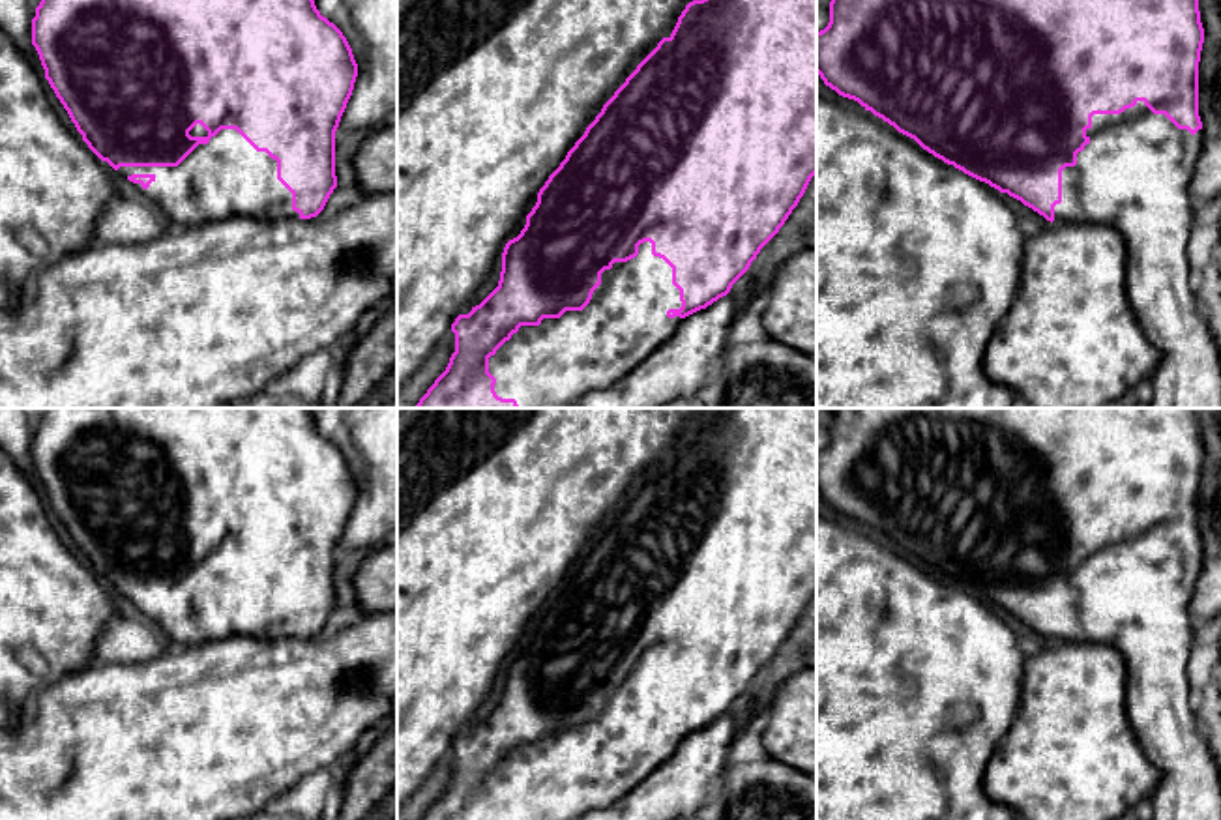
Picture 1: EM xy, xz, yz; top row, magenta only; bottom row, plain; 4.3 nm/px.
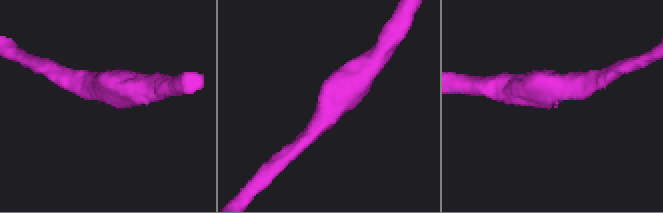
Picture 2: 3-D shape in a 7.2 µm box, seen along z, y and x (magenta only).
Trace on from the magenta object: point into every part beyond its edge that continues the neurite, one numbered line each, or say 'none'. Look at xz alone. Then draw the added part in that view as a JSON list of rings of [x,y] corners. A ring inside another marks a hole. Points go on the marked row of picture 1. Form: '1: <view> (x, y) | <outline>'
1: xz (549, 366) | [[[644,242],[635,258],[614,262],[601,273],[601,285],[582,311],[543,318],[539,326],[521,326],[489,358],[494,391],[502,399],[515,399],[521,408],[571,408],[584,393],[614,384],[659,348],[682,322],[680,316],[669,318],[667,311],[680,307],[672,268],[654,256],[652,243]]]

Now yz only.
1: yz (1133, 176) | [[[1144,101],[1120,114],[1094,114],[1090,142],[1077,165],[1062,170],[1062,202],[1054,221],[1097,223],[1114,228],[1125,242],[1125,294],[1161,359],[1144,388],[1144,408],[1221,408],[1221,361],[1208,322],[1199,315],[1199,296],[1189,285],[1187,243],[1195,200],[1191,170],[1204,146],[1204,131],[1178,129]]]

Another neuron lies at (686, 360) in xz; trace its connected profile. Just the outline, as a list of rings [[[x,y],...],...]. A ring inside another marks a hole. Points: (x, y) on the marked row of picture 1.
[[[762,292],[753,298],[736,298],[727,294],[678,324],[676,331],[633,371],[610,386],[601,386],[575,401],[577,408],[665,408],[674,399],[687,399],[702,388],[715,363],[730,346],[727,337],[734,320],[753,303],[760,301]]]

